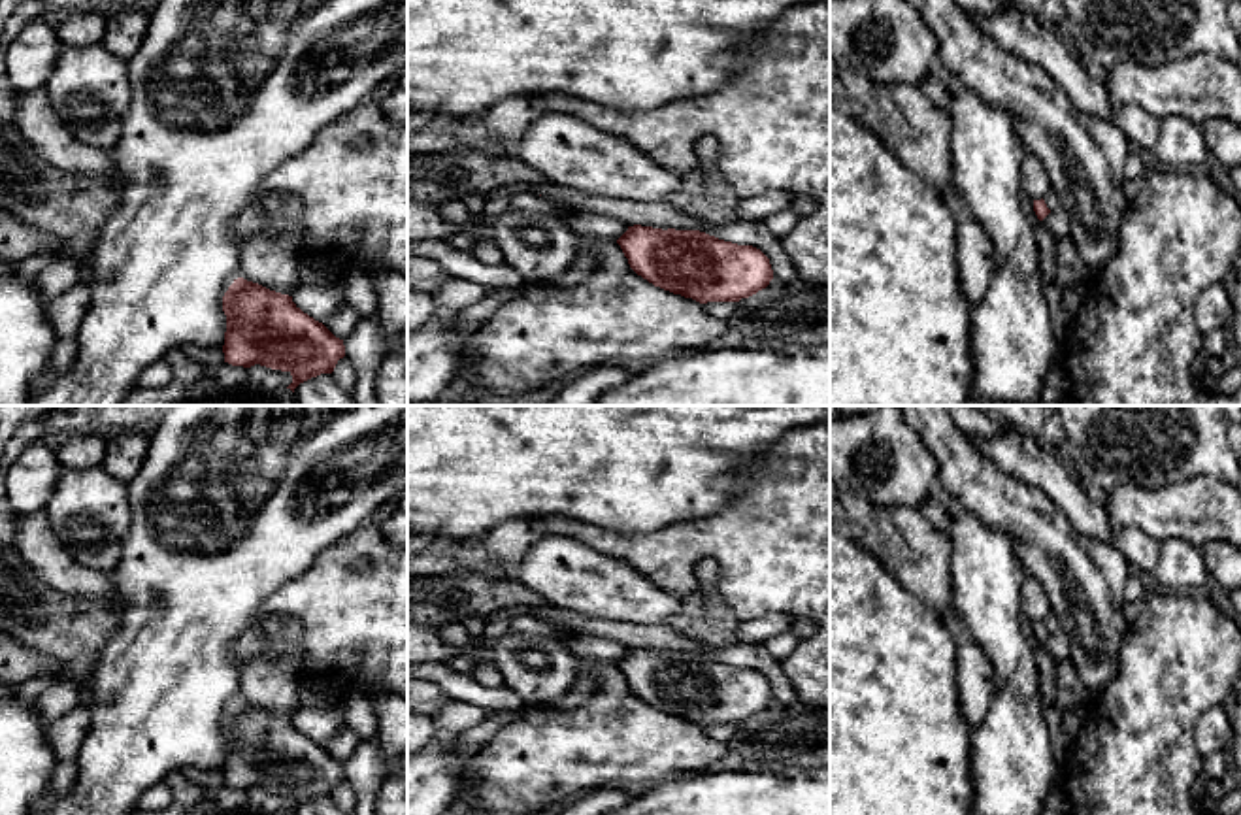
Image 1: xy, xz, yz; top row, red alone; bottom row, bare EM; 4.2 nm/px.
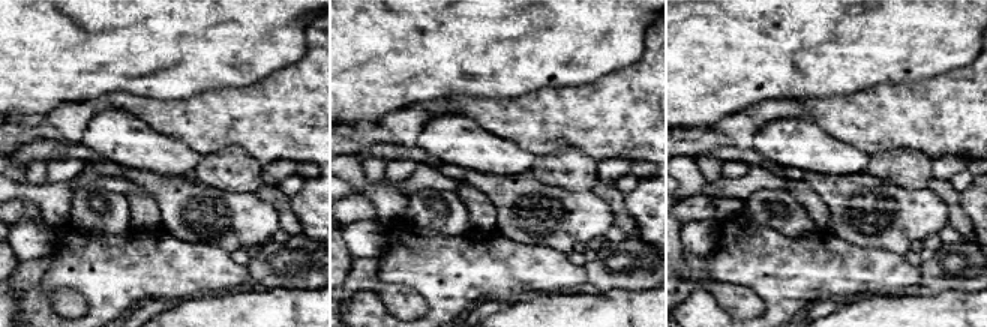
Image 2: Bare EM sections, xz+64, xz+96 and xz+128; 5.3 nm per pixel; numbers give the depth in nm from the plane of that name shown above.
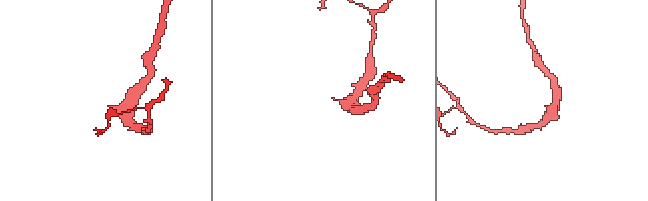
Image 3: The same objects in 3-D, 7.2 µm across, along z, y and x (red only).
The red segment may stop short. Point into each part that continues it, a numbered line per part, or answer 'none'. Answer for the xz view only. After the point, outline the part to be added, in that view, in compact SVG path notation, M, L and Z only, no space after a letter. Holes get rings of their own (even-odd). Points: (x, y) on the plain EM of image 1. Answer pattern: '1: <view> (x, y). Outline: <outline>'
none

